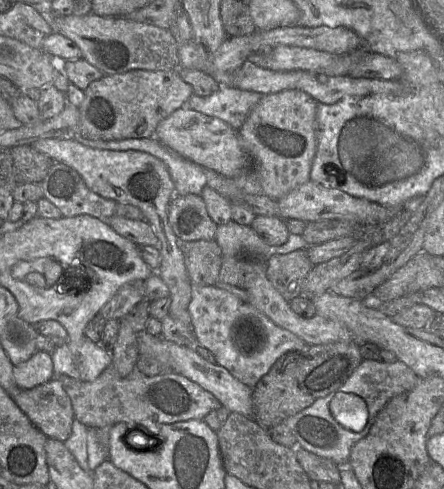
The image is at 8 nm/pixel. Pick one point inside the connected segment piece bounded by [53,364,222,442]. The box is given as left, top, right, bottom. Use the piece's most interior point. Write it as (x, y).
(148, 401)

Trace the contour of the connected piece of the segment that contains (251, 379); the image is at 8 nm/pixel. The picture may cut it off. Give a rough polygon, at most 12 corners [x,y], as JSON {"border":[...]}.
{"border":[[192,284],[197,344],[252,389],[309,346],[250,303]]}

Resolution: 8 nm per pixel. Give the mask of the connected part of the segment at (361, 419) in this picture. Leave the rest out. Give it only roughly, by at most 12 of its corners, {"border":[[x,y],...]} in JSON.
{"border":[[337,391],[329,408],[344,428],[364,429],[367,405],[360,396]]}

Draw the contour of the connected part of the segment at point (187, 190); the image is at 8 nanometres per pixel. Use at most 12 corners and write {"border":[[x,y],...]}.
{"border":[[171,151],[161,160],[175,195],[201,195],[205,168]]}

